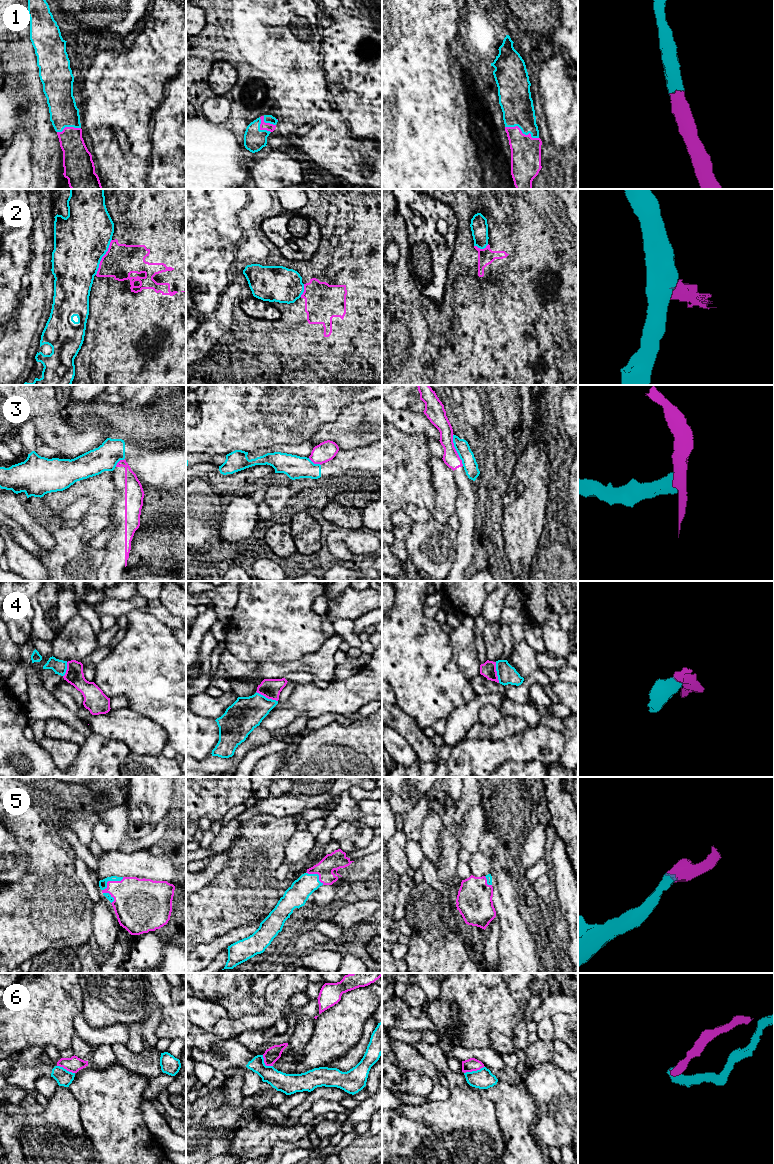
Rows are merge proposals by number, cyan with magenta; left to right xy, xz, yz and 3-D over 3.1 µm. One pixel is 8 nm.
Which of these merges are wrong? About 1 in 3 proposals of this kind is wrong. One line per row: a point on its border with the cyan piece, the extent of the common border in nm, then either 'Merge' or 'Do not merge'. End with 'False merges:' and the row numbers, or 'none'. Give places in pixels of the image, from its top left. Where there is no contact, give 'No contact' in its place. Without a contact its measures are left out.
1: Touches cyan at yz (522, 132). Shared border 280 nm. Merge
2: Touches cyan at xy (102, 256). Shared border 320 nm. Do not merge
3: Touches cyan at yz (456, 450). Shared border 260 nm. Do not merge
4: Touches cyan at xz (267, 698). Shared border 190 nm. Merge
5: Touches cyan at xy (110, 880). Shared border 200 nm. Merge
6: Touches cyan at yz (474, 1071). Shared border 180 nm. Do not merge
False merges: 2, 3, 6

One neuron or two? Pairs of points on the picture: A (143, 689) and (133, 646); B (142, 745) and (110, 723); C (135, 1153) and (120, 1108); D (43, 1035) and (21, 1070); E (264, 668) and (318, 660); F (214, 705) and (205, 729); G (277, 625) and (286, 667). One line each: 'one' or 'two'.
A: one
B: one
C: one
D: two
E: one
F: two
G: two

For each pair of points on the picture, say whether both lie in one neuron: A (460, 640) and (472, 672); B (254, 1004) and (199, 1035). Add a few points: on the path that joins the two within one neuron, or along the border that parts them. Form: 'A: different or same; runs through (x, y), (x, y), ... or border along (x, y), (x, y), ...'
A: same; runs through (464, 648), (469, 664)
B: different; border along (252, 1013), (236, 1019), (228, 1018)

